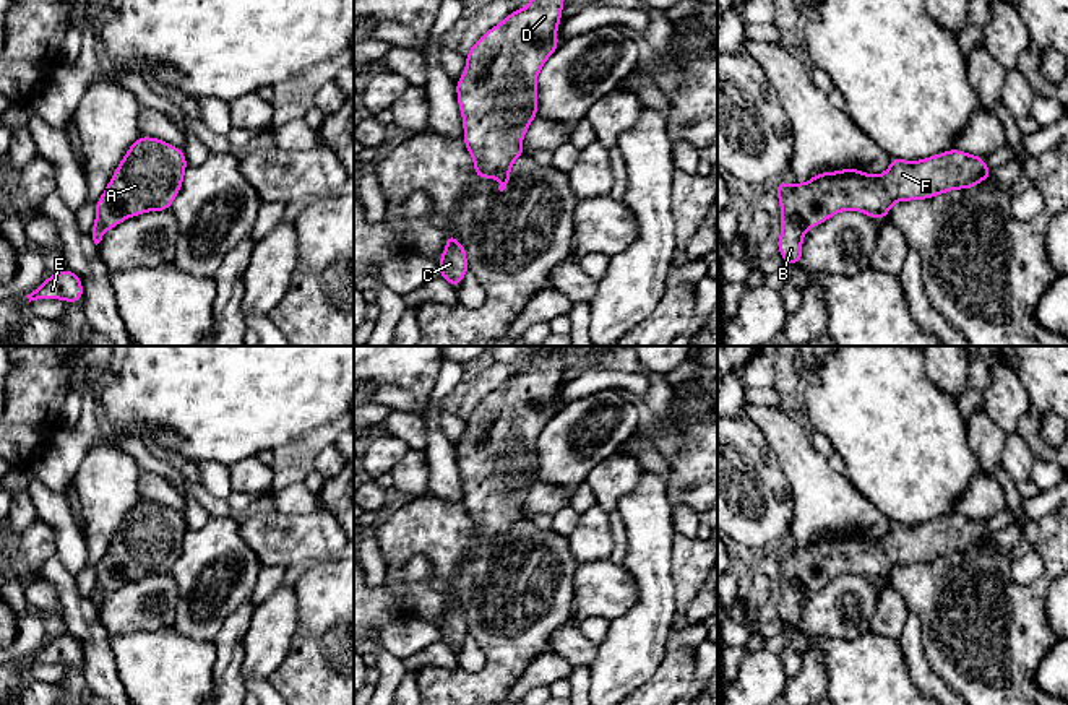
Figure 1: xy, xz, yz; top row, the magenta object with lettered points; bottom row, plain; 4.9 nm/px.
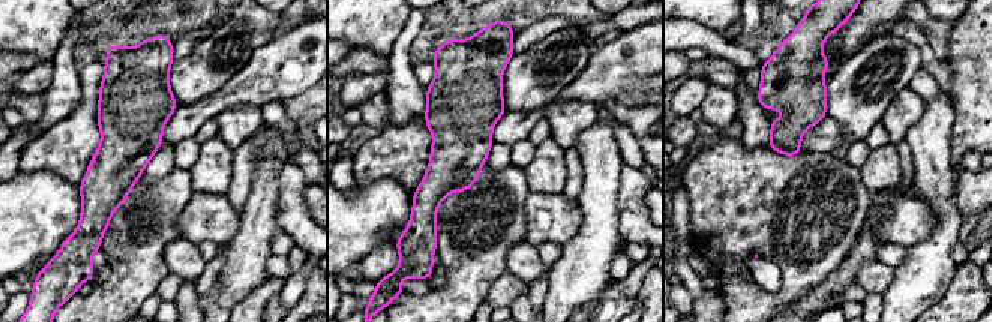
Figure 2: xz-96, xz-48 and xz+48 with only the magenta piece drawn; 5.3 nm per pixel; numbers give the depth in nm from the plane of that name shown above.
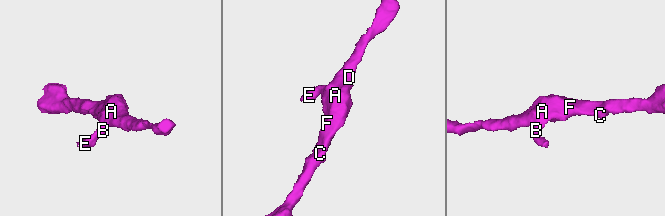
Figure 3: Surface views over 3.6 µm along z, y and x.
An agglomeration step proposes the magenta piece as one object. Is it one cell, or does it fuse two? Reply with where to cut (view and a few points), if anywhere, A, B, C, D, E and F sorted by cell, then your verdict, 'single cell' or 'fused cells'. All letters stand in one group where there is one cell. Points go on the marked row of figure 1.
cut none; groups A B C D E F; single cell

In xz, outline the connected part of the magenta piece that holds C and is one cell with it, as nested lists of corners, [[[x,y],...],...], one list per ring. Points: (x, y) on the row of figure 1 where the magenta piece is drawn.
[[[453,232],[448,234],[445,244],[446,249],[443,250],[441,258],[438,262],[440,278],[448,281],[456,289],[461,279],[469,271],[466,249],[463,244],[458,242]]]

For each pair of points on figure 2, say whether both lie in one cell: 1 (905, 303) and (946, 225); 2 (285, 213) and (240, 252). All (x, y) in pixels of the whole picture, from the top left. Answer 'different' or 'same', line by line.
1: same
2: different

